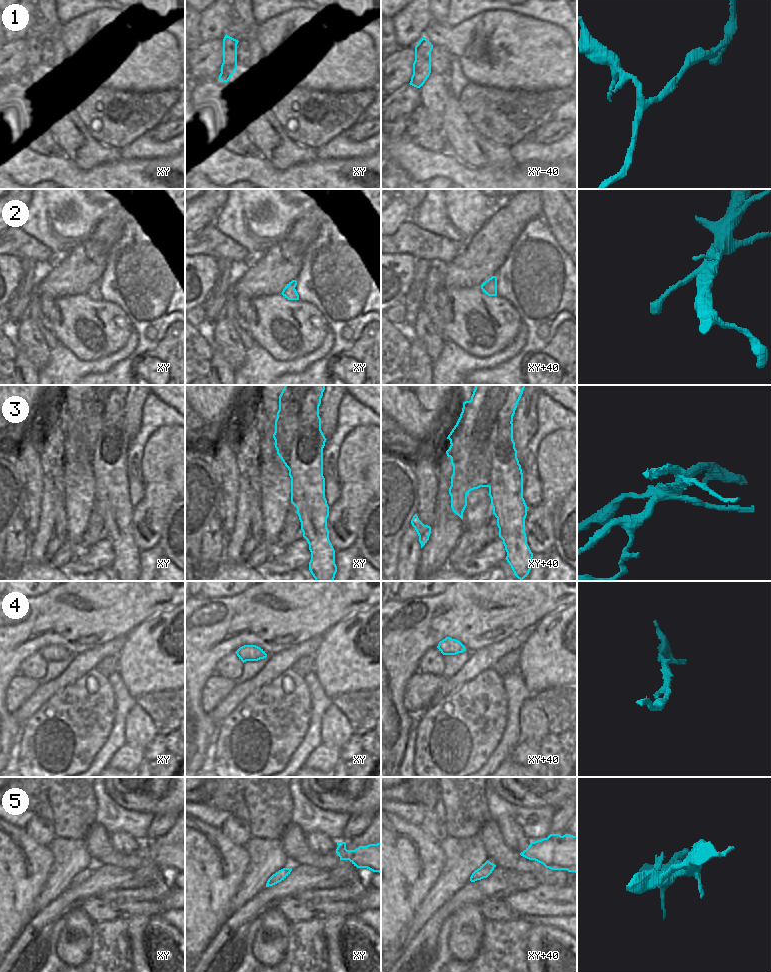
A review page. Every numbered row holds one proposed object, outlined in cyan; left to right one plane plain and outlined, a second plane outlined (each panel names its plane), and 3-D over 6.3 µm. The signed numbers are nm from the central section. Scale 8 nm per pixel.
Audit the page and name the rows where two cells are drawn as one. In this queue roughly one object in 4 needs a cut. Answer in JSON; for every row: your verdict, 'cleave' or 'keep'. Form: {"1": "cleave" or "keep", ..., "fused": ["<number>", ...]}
{"1": "keep", "2": "keep", "3": "cleave", "4": "keep", "5": "keep", "fused": ["3"]}

